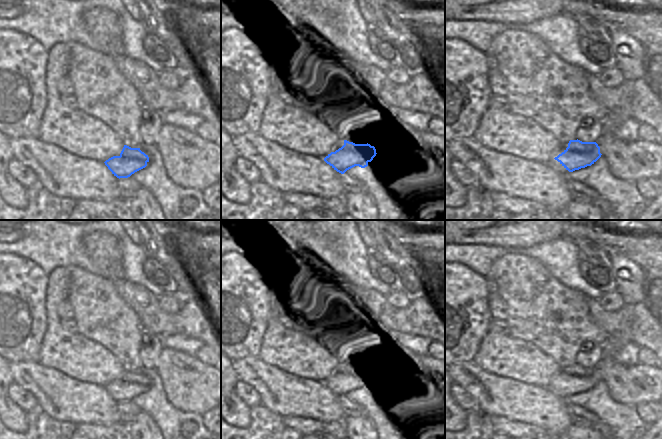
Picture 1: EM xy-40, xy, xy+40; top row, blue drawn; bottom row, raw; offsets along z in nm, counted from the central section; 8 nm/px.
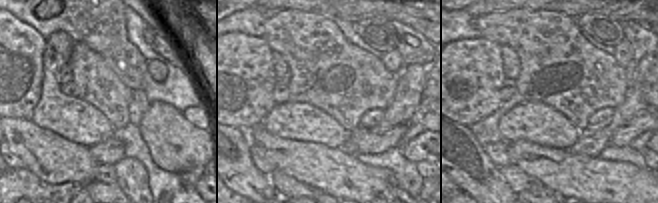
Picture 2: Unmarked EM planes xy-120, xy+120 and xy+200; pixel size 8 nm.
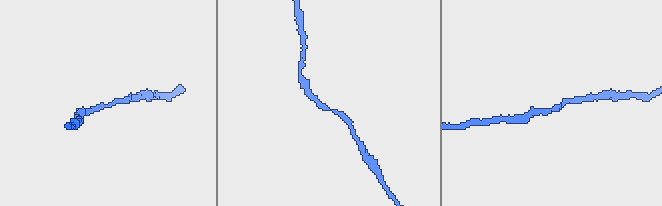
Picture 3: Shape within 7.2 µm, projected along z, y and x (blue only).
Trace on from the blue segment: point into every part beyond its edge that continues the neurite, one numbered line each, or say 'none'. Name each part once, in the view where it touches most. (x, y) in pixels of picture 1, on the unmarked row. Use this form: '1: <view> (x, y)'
none

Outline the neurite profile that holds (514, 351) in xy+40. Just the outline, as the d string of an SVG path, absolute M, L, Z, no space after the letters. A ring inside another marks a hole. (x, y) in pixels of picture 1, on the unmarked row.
M500 328L484 358L499 368L549 382L564 376L570 365L560 352L543 340Z

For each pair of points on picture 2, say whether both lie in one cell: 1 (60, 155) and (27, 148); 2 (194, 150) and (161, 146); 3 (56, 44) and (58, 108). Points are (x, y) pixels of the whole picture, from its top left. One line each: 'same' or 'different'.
1: same
2: same
3: same

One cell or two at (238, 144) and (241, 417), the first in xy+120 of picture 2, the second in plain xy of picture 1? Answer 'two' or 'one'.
one

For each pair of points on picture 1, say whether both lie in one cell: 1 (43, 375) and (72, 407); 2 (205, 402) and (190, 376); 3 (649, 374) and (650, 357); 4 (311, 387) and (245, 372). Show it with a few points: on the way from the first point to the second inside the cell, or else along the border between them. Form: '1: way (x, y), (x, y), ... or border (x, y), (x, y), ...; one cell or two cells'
1: way (48, 383), (64, 399); one cell
2: way (203, 396), (190, 382); one cell
3: border (639, 362), (651, 364); two cells
4: way (295, 387), (276, 387), (261, 376); one cell

